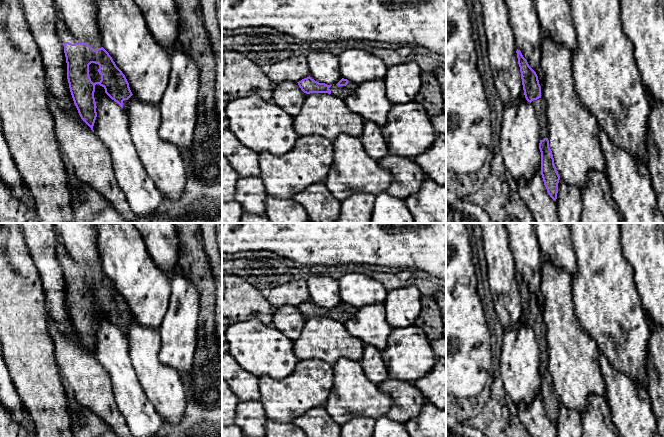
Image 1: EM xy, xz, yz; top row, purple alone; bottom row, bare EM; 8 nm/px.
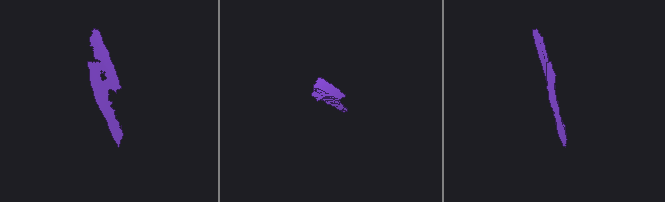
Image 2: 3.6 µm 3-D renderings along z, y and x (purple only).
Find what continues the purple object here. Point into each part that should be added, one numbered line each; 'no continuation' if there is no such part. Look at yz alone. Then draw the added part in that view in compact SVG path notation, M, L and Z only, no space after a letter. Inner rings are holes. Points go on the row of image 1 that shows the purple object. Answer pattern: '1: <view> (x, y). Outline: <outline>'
1: yz (539, 105). Outline: M541 97L537 100L533 100L531 104L534 107L536 117L538 119L538 124L540 126L540 140L548 138L549 132L548 132L548 121L546 118L546 103L544 99Z

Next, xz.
1: xz (341, 91). Outline: M348 81L348 84L346 86L338 86L335 84L332 85L329 89L331 90L331 94L345 99L346 97L354 93L357 90L357 88L357 84Z

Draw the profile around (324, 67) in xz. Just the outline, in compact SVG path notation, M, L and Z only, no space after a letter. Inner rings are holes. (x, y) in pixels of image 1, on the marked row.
M312 52L306 57L310 69L310 77L315 81L327 85L335 85L342 79L337 55L327 52Z

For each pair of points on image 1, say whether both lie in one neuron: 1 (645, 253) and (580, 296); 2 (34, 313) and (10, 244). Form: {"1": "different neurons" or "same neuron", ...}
{"1": "different neurons", "2": "same neuron"}

